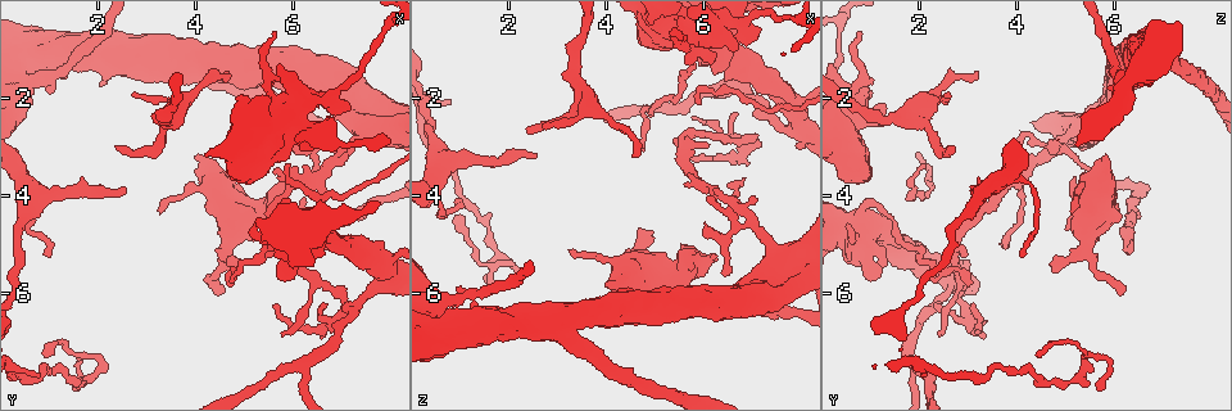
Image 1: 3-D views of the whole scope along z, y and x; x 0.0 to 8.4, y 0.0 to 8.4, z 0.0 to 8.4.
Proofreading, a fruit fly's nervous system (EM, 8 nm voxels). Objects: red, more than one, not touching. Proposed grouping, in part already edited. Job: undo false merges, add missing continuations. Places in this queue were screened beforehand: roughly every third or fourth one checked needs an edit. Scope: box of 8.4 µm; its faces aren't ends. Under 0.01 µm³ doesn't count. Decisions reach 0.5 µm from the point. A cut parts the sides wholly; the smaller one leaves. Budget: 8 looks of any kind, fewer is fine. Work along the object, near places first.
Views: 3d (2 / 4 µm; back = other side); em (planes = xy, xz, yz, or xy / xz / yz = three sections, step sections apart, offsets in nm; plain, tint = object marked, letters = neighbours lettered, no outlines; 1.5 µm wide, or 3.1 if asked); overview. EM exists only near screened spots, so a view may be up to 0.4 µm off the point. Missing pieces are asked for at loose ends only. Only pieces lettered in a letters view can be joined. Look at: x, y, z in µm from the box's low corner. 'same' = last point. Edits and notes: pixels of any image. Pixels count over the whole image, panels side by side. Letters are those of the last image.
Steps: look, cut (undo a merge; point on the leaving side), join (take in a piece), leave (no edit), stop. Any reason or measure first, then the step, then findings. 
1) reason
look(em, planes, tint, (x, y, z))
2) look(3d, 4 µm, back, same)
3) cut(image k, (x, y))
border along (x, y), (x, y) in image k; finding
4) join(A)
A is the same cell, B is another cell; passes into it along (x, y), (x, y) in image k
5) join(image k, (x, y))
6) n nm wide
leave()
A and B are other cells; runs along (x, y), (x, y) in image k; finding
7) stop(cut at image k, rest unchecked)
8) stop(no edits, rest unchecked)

branch stops here
look(3d, 4 µm, (4.60, 5.95, 6.05))

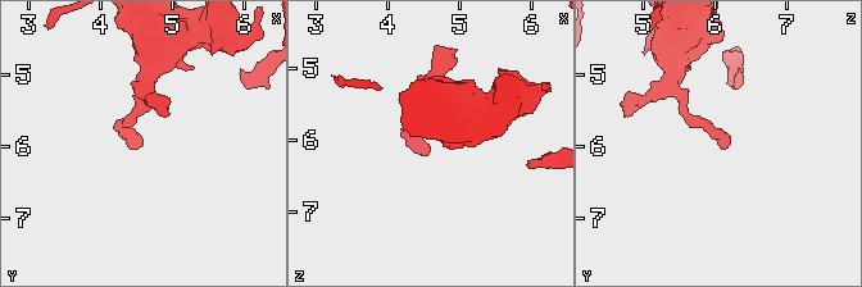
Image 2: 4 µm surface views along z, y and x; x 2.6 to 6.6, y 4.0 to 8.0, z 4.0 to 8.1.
now the EM
look(em, yz, step 4, tint, (4.60, 5.90, 6.10))

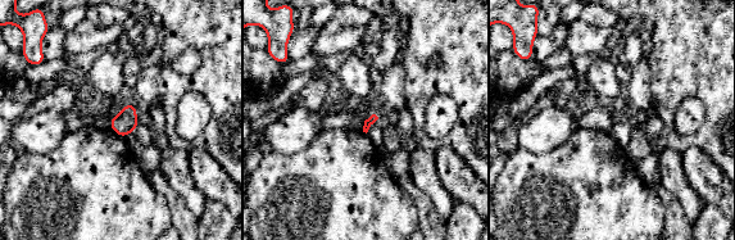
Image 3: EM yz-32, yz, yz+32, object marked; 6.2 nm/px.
look(em, planes, letters, same)

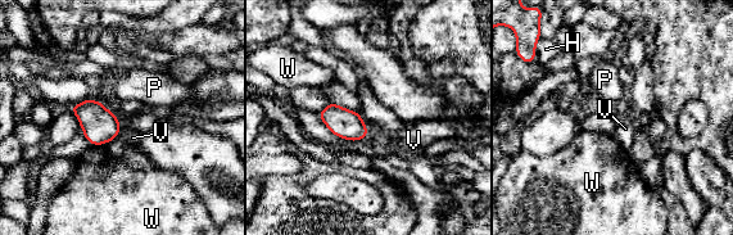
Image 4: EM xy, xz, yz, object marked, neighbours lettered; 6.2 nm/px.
190 nm wide
leave()
H, P, V and W are other cells; border along (121, 126), (117, 136) in image 4; none of them fits

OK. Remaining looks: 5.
sudden change in width
look(em, xy, step 8, letters, (4.15, 3.85, 5.35))

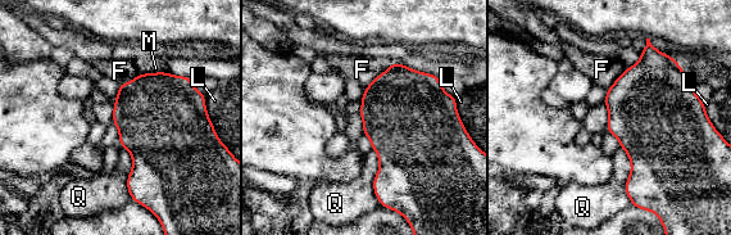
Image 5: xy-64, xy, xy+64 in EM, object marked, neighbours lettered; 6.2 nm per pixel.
leave()
F, L, M and Q are other cells; border along (372, 149), (380, 204) in image 5; continuous, no second neuron

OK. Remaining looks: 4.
look(3d, 2 µm, (5.60, 0.65, 0.70))

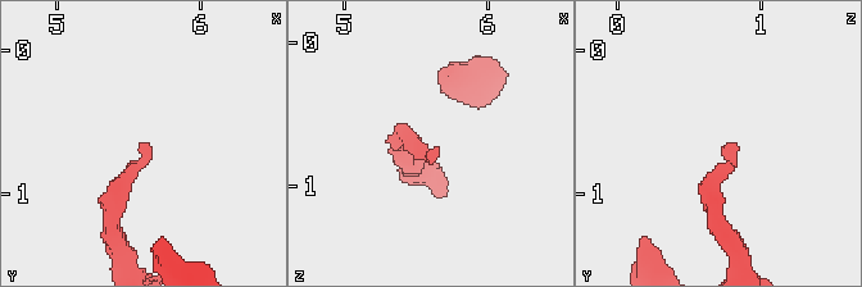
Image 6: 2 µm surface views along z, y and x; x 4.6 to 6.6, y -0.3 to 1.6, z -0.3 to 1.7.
need the tissue
look(em, yz, step 4, letters, (5.66, 0.66, 0.74))

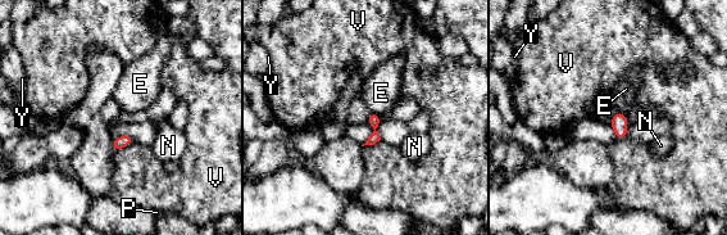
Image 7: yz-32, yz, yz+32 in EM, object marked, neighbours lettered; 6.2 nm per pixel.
look(em, planes, letters, same)

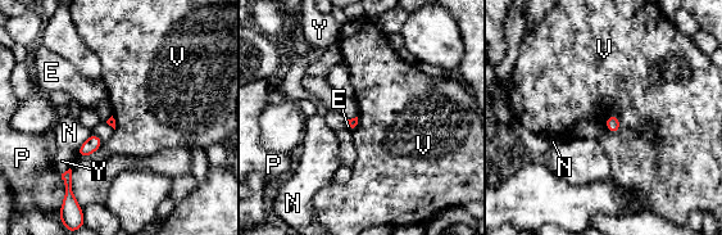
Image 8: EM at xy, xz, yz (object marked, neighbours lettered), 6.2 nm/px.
leave()
E, N, P, V and Y are other cells; border along (611, 113), (618, 118), (617, 134) in image 8; none of them fits

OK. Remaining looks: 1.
stop(no edits, rest unchecked)

